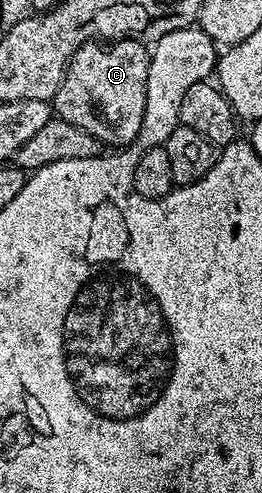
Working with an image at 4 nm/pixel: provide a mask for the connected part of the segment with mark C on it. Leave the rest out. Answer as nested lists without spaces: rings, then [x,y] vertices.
[[[133,37],[108,45],[101,41],[83,44],[71,57],[57,96],[51,100],[56,118],[87,129],[102,145],[126,148],[143,122],[150,52],[148,46],[145,48]]]

